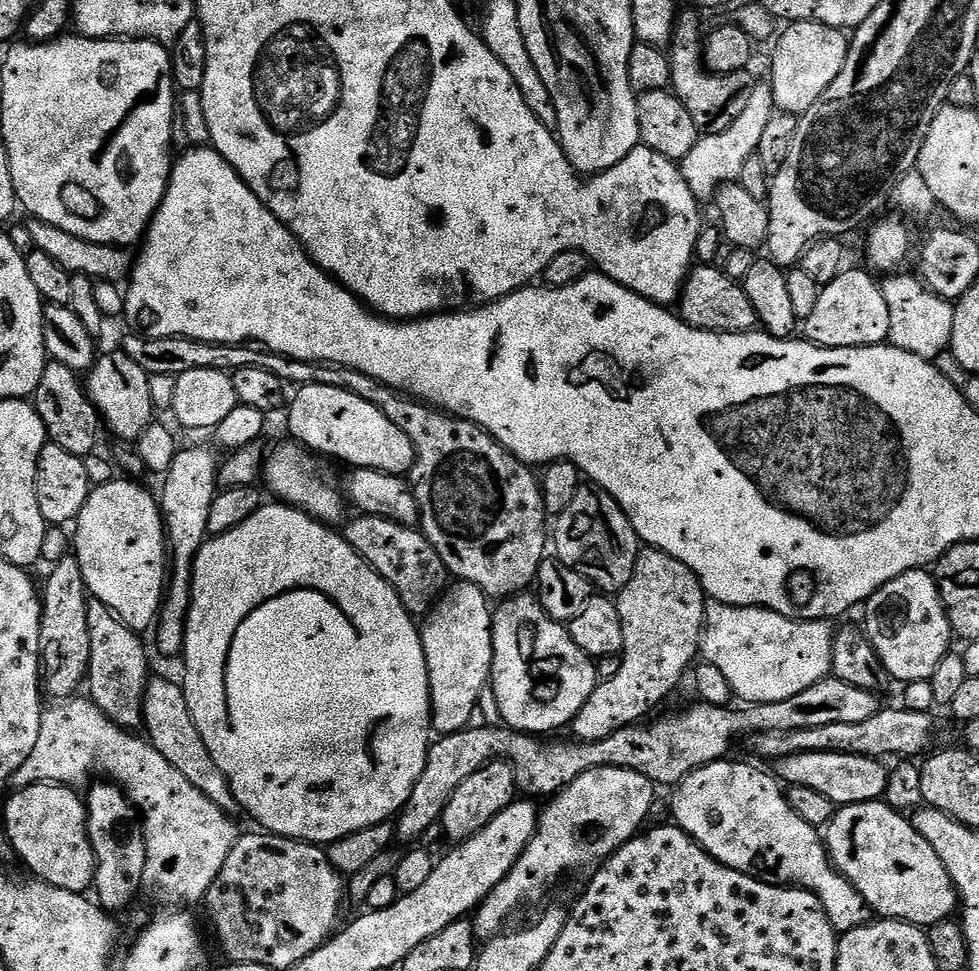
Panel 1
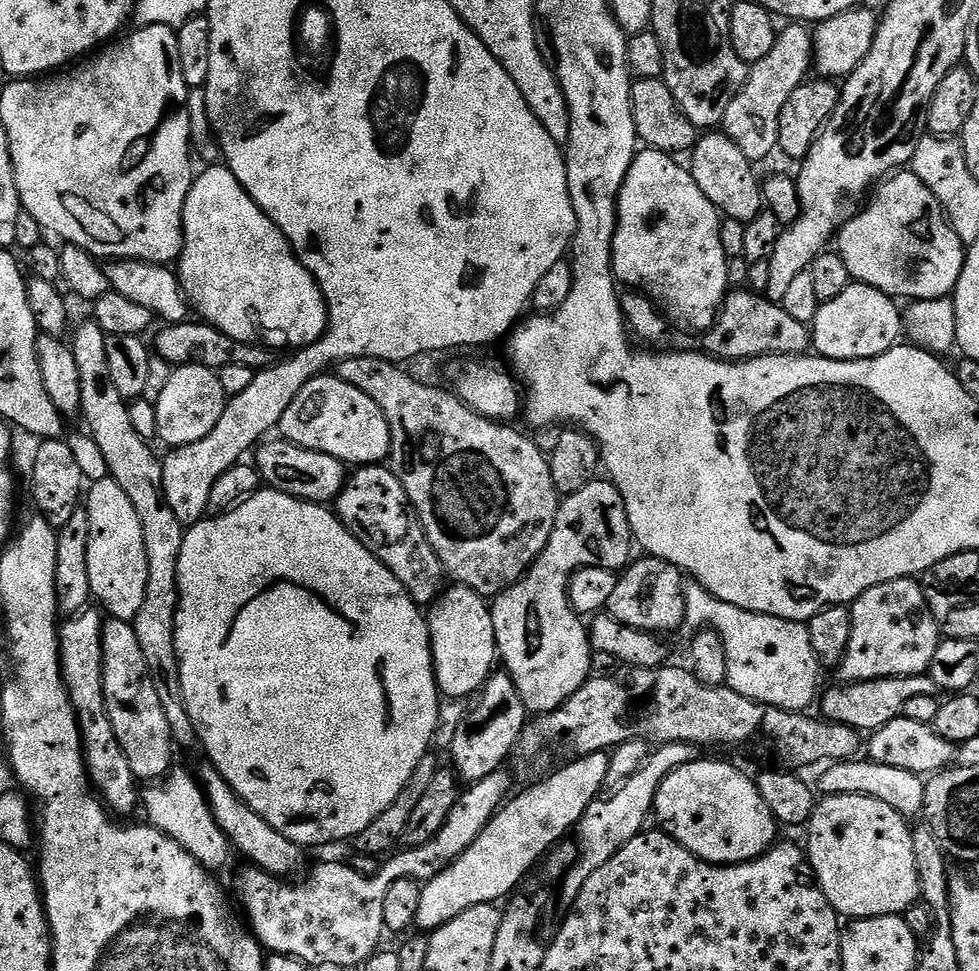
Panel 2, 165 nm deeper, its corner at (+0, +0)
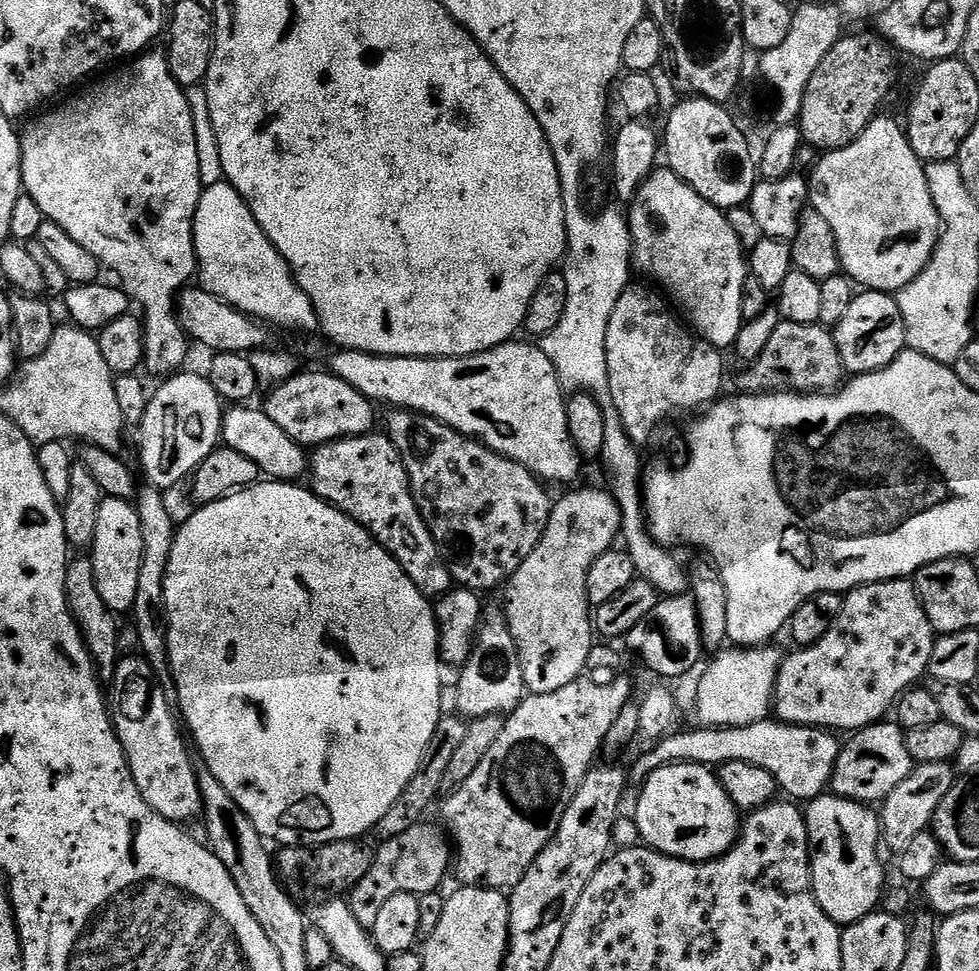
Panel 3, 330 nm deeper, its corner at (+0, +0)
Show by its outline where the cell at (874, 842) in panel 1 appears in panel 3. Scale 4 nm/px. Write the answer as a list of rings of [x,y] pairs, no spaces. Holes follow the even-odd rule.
[[[825,794],[807,801],[804,820],[808,823],[812,893],[816,895],[818,906],[822,906],[827,916],[841,926],[858,922],[877,911],[886,891],[884,868],[880,865],[882,841],[877,809]]]

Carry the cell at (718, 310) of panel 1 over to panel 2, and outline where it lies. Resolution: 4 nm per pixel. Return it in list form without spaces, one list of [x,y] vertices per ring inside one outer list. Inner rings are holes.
[[[740,286],[724,297],[714,326],[703,333],[703,351],[717,360],[743,362],[759,356],[799,356],[809,351],[812,333],[809,325],[786,314],[783,303],[769,300],[767,295]]]

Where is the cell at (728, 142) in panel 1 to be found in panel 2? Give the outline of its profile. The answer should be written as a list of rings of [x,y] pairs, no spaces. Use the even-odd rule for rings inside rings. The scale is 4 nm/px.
[[[792,22],[784,27],[779,29],[774,50],[749,67],[746,86],[742,86],[738,98],[730,102],[722,125],[724,135],[731,138],[734,146],[738,146],[742,154],[753,162],[764,160],[772,151],[777,151],[778,118],[782,118],[782,106],[786,106],[790,94],[794,94],[794,90],[798,90],[798,86],[809,79],[814,64],[813,29],[804,22]]]

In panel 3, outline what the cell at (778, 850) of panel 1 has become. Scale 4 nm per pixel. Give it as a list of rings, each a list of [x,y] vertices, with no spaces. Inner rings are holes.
[[[667,764],[645,776],[639,788],[634,823],[638,826],[641,841],[647,847],[664,856],[673,856],[678,862],[703,862],[724,855],[736,843],[742,816],[720,784],[719,775],[711,767],[703,764]]]

